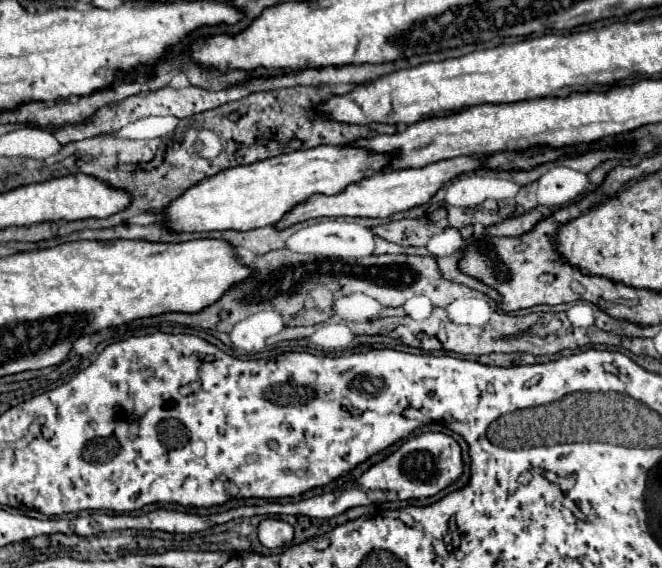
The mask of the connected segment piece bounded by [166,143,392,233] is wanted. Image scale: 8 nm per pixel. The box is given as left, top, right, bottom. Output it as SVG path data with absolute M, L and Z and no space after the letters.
M318 145L306 151L294 151L272 159L256 161L244 167L226 169L210 179L190 187L182 197L170 203L166 227L172 231L248 231L278 223L288 211L312 195L336 195L350 183L362 181L368 173L388 167L392 155L376 153L358 145Z

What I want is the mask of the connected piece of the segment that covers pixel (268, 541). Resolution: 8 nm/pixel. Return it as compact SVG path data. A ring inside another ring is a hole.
M268 517L258 525L258 537L264 547L276 549L276 547L288 545L294 539L294 529L292 529L292 525L284 523L280 519Z

